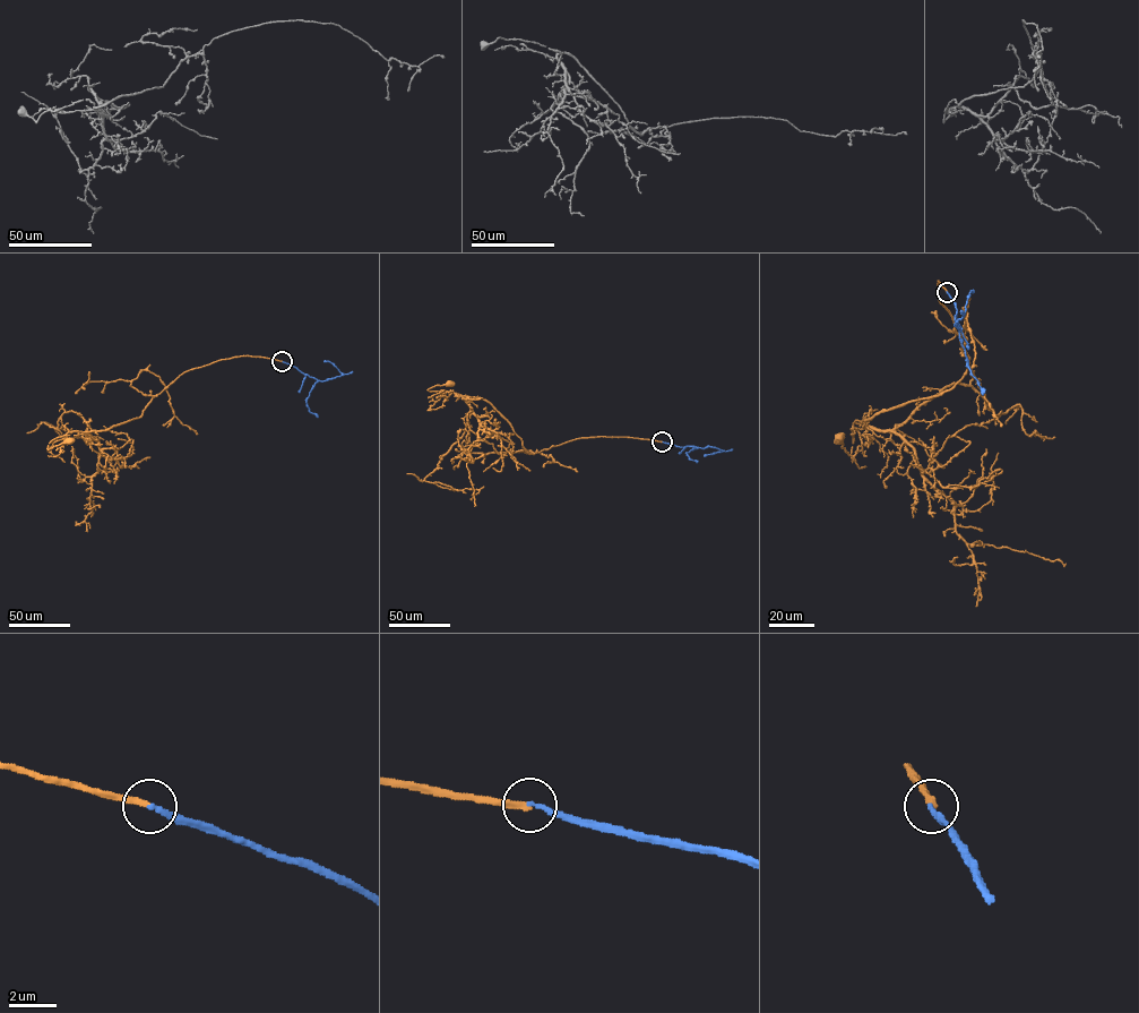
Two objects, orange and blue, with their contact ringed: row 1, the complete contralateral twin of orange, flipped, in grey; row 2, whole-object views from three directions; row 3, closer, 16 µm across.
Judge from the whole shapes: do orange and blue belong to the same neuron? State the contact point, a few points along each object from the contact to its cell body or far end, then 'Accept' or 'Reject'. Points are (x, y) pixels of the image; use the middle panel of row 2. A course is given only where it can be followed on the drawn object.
Place: (662, 441). Course of orange: (662, 441), (628, 437), (581, 437), (531, 454), (509, 423), (485, 401), (445, 389), (428, 389), (450, 384). Course of blue: (662, 441), (722, 451), (704, 456). Accept

